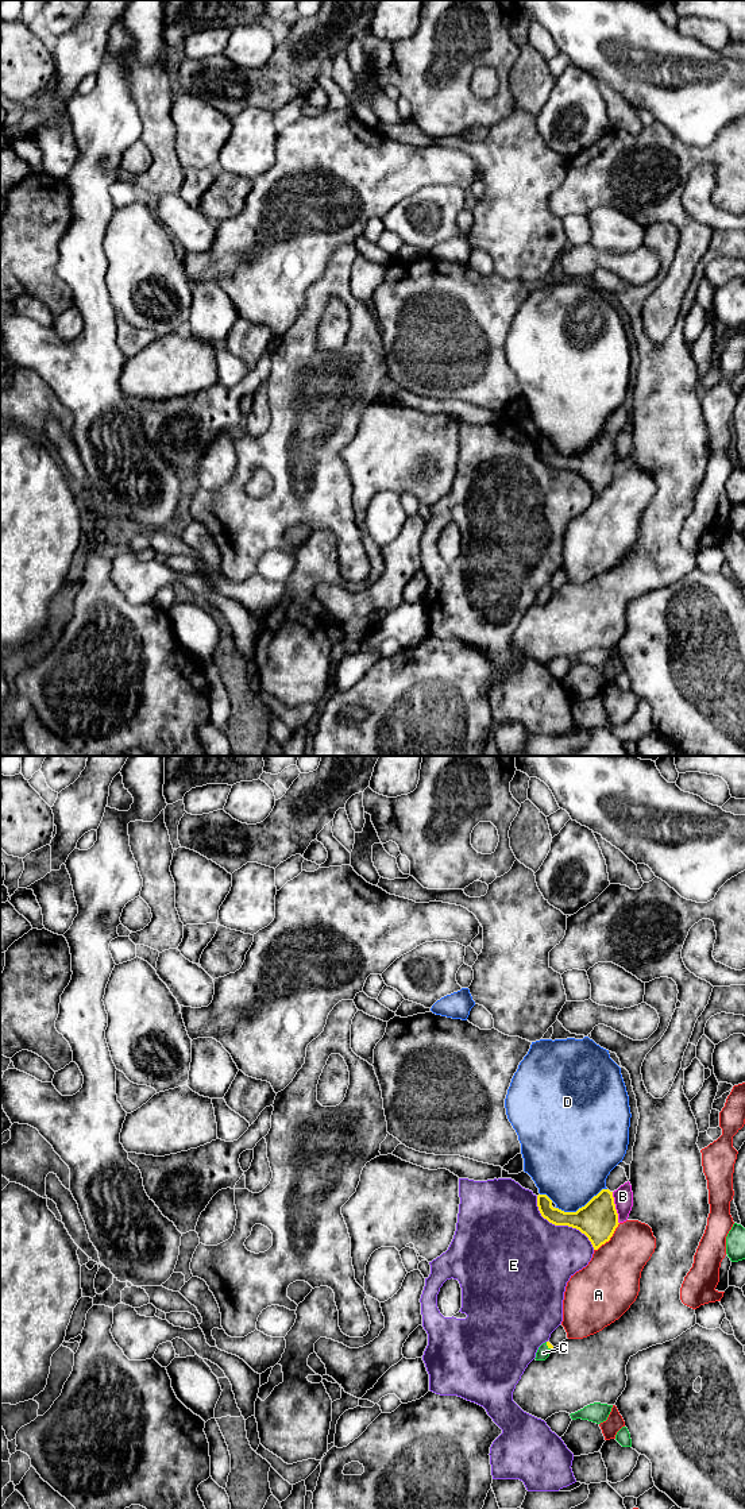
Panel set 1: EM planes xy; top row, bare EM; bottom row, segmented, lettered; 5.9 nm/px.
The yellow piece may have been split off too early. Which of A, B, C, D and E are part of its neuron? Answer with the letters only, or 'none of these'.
C

